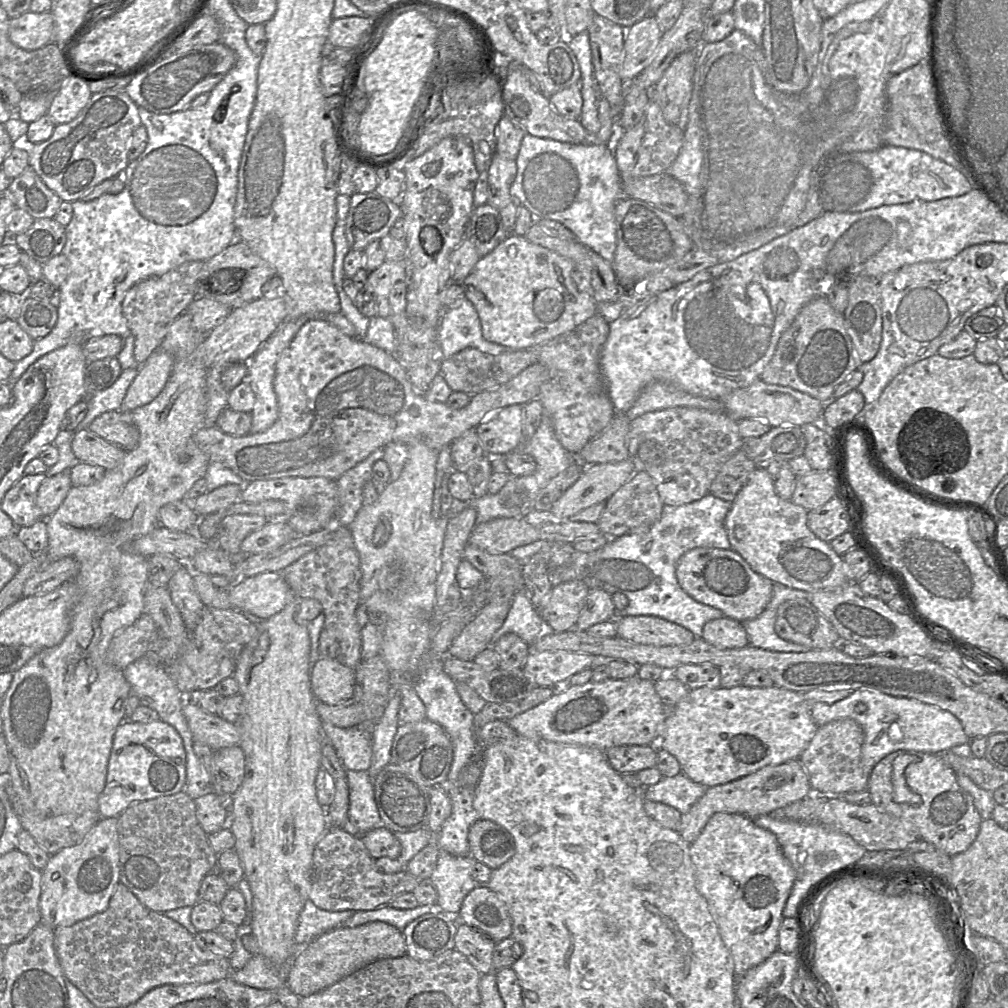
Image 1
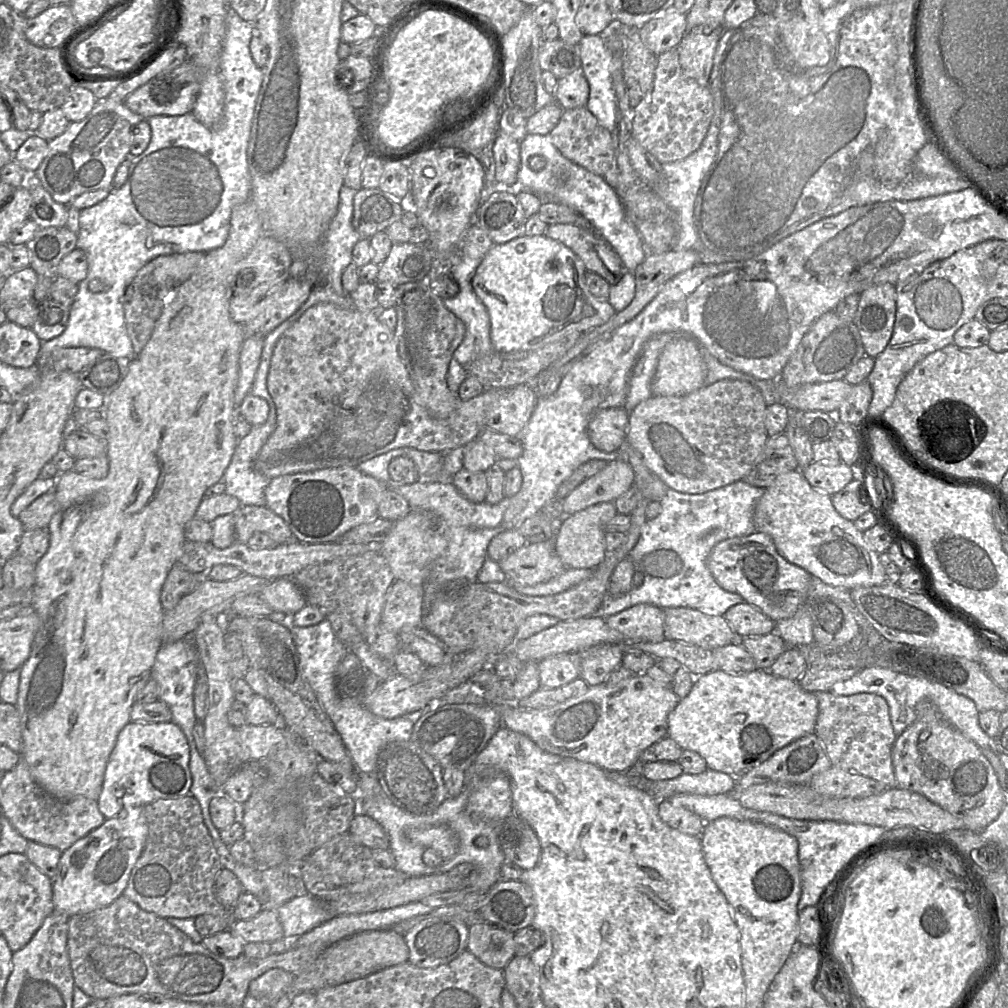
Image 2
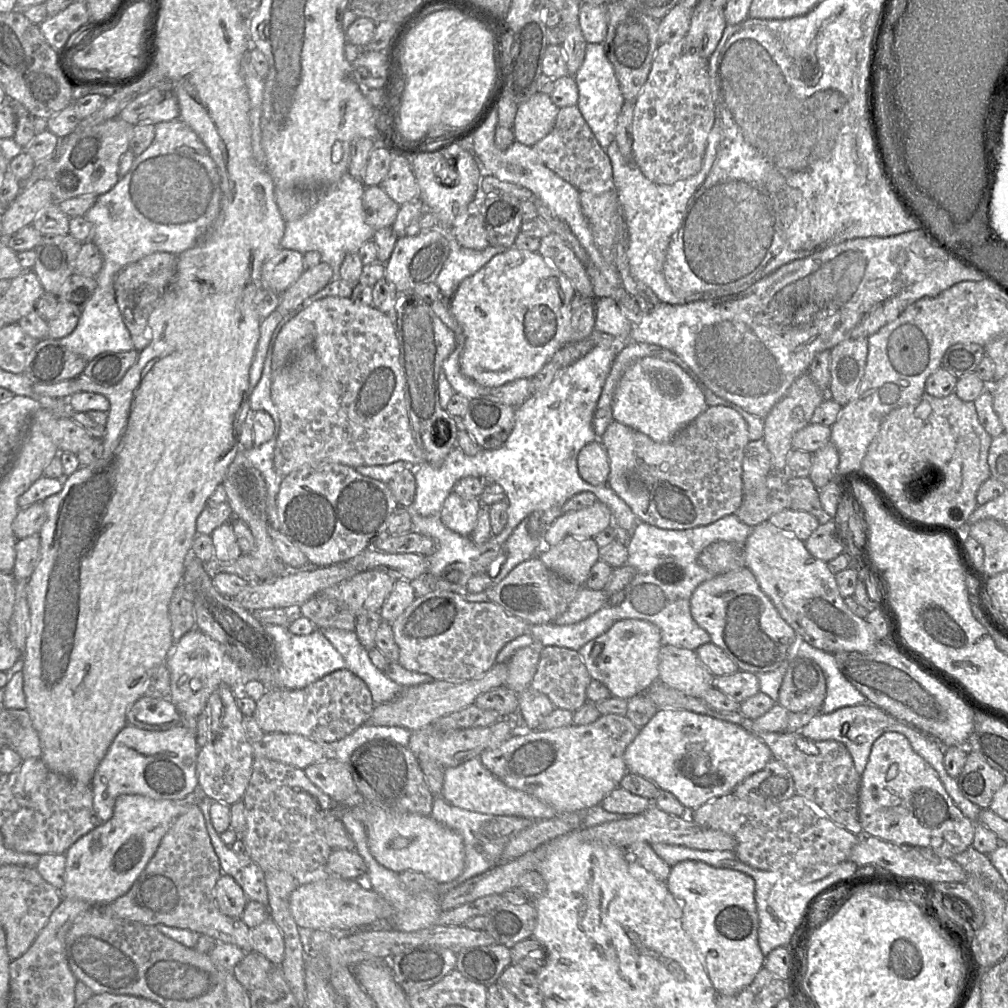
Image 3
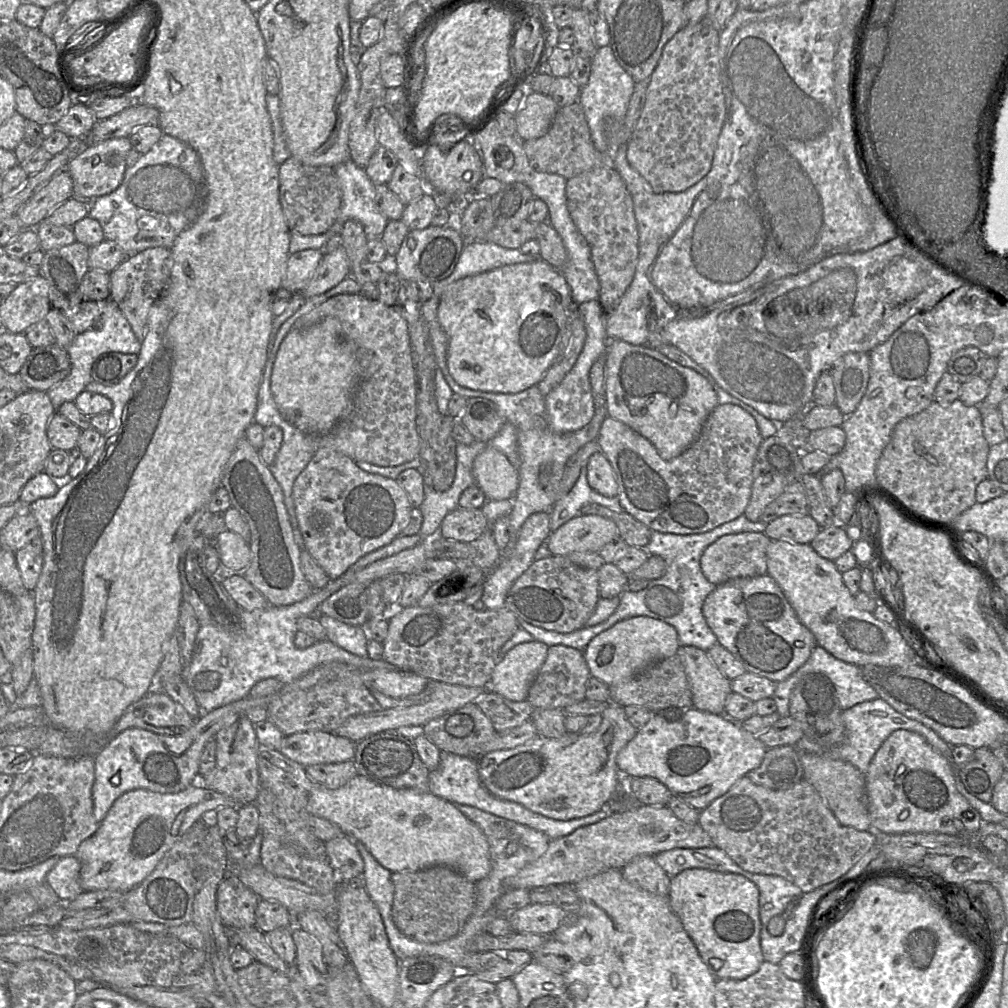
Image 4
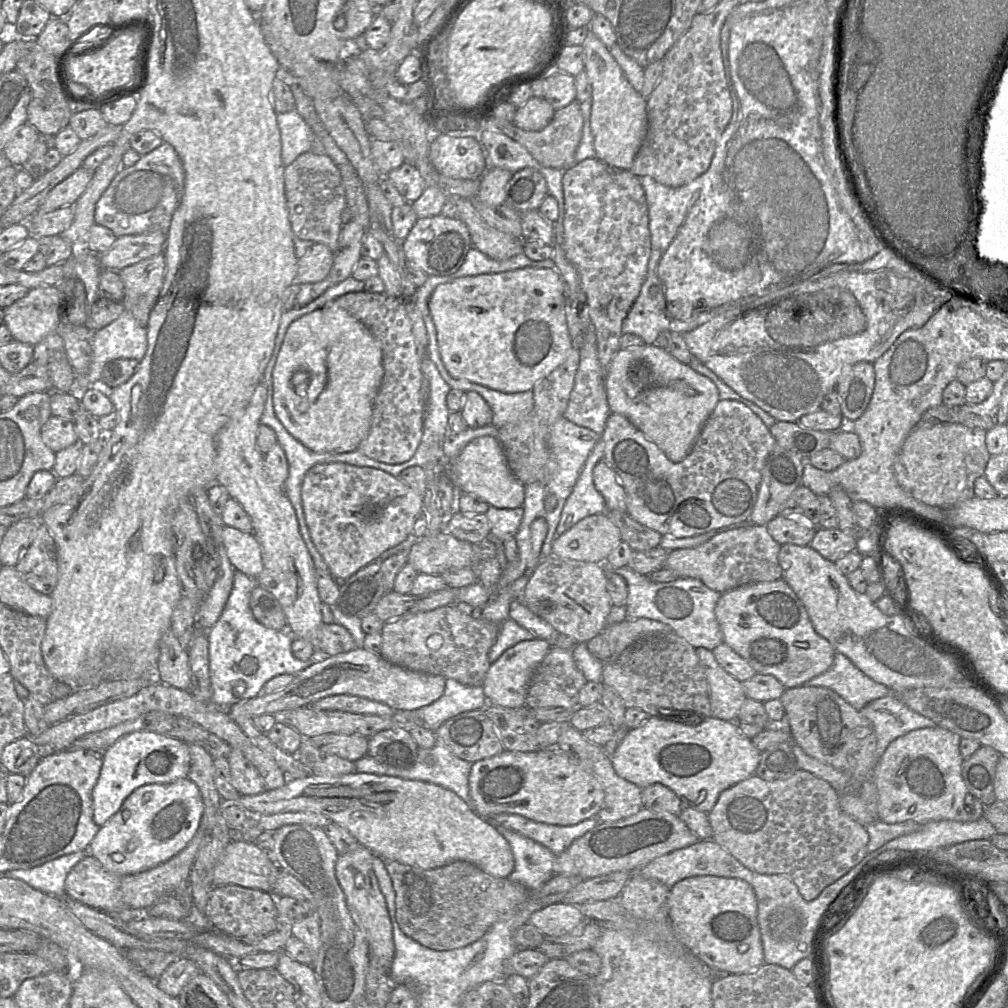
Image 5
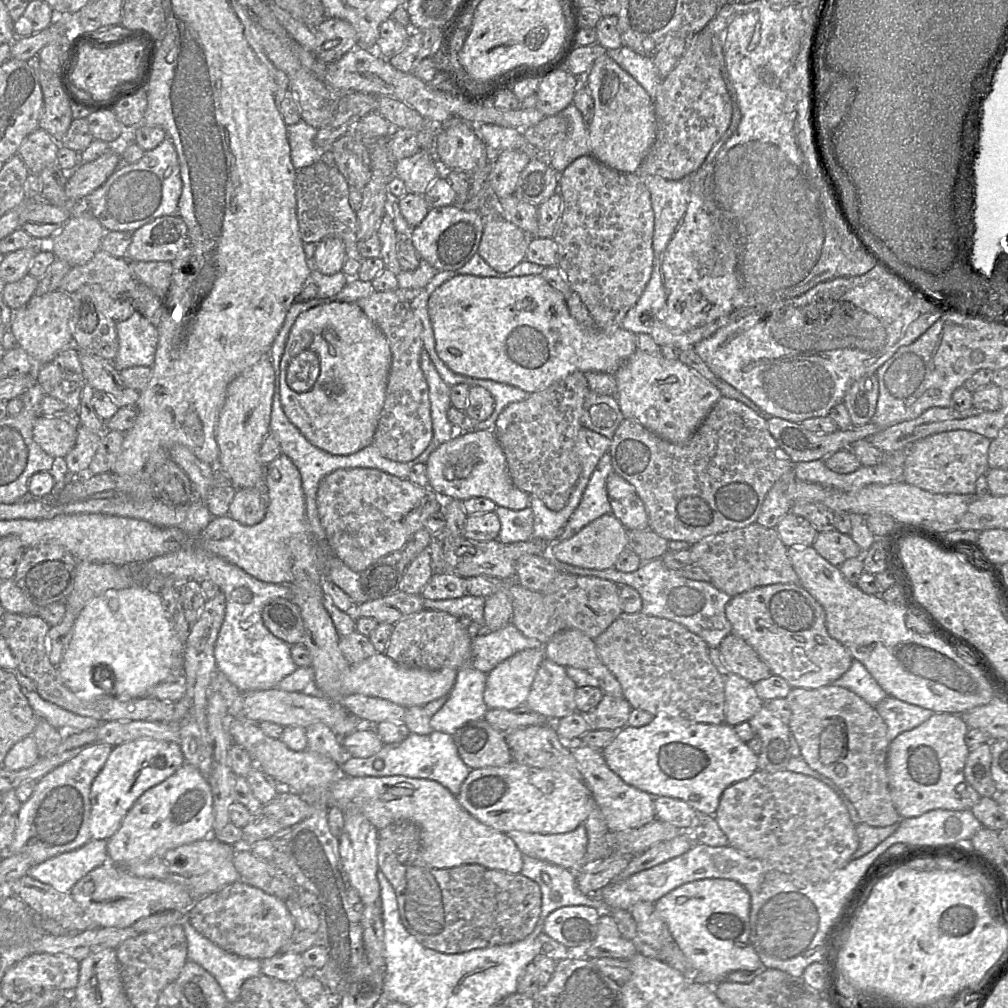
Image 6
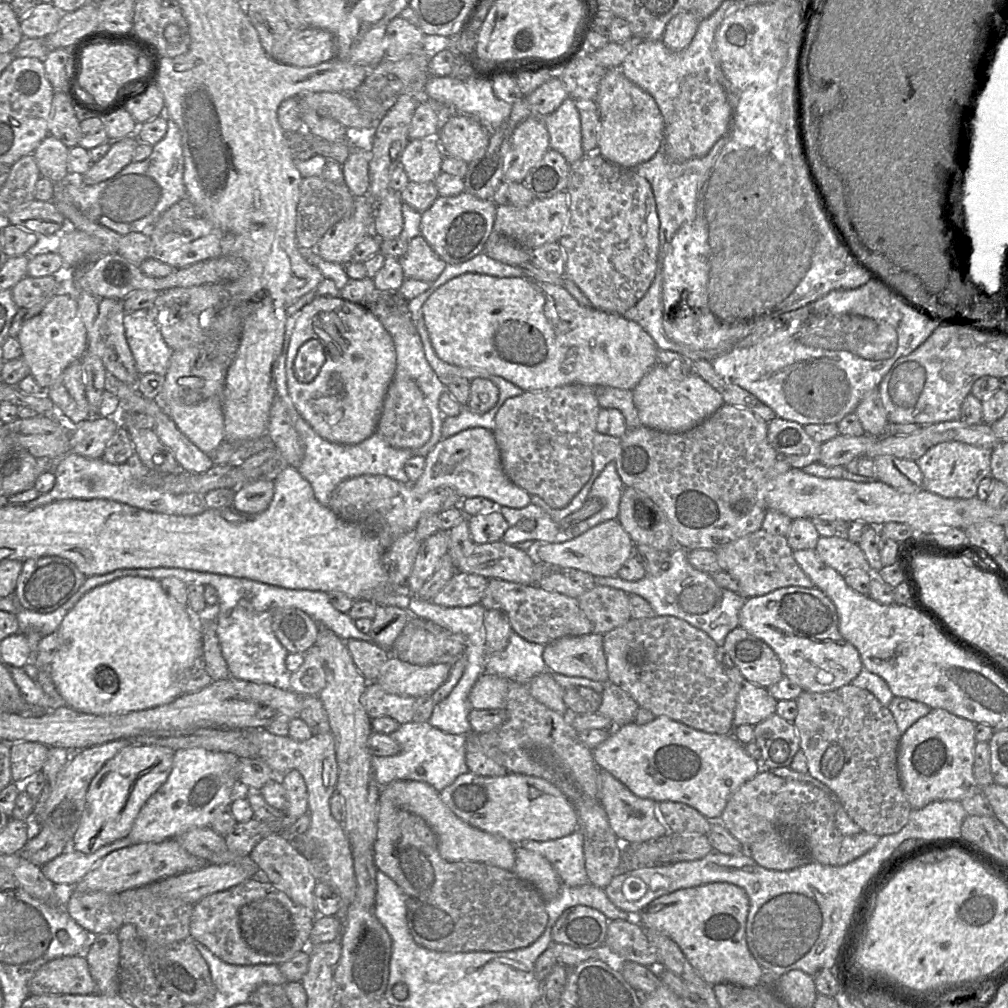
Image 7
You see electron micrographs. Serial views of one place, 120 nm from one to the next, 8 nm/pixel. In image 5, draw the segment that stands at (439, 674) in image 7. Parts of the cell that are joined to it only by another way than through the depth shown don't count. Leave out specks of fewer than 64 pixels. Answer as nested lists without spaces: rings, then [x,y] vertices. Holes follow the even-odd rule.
[[[364,648],[331,655],[294,675],[286,687],[271,693],[240,700],[225,708],[229,716],[258,716],[309,705],[327,696],[349,694],[384,703],[396,711],[410,711],[439,699],[445,690],[446,678],[396,666],[381,655]]]

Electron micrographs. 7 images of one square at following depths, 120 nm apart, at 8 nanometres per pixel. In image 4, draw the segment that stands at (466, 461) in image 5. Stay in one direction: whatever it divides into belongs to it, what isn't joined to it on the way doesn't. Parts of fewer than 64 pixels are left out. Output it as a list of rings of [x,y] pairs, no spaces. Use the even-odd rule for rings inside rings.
[[[488,447],[474,460],[472,468],[476,485],[488,499],[513,500],[519,488],[519,469],[501,451]]]

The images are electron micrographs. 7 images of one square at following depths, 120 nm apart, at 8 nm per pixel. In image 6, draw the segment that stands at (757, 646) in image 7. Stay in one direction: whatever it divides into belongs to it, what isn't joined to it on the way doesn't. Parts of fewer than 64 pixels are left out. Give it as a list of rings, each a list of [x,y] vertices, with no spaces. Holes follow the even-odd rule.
[[[730,633],[722,640],[719,649],[729,671],[751,683],[767,679],[772,675],[757,652],[734,633]]]

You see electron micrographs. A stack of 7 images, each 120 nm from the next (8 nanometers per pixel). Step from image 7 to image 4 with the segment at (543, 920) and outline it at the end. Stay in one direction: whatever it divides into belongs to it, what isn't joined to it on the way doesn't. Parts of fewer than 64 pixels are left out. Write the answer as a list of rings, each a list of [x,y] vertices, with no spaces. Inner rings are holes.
[[[435,866],[417,872],[393,872],[392,917],[407,937],[422,943],[440,943],[459,934],[474,911],[476,884],[447,866]]]

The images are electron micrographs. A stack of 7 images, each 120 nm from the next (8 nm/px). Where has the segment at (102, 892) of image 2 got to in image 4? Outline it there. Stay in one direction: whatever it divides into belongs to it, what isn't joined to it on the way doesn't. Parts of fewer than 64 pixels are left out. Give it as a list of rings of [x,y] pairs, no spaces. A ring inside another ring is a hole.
[[[192,784],[185,788],[182,791],[176,793],[159,793],[154,792],[148,789],[133,789],[127,791],[120,795],[111,806],[110,810],[108,811],[107,815],[103,818],[101,823],[99,824],[97,830],[94,832],[93,835],[88,837],[87,839],[83,840],[78,849],[75,853],[75,857],[80,862],[80,874],[79,874],[79,881],[83,891],[92,891],[92,890],[117,890],[121,892],[127,892],[138,885],[142,880],[148,876],[152,870],[155,868],[159,860],[163,857],[163,855],[171,848],[171,846],[197,821],[200,820],[203,813],[213,810],[216,811],[221,807],[229,807],[233,806],[238,808],[240,804],[236,803],[229,797],[225,796],[224,794],[217,792],[215,790],[209,789],[202,784]]]

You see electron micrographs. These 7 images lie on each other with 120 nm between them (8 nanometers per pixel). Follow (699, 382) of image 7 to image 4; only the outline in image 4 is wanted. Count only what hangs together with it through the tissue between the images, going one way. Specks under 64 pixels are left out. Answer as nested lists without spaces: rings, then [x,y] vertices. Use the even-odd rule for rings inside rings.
[[[610,339],[605,360],[607,415],[647,438],[665,460],[679,456],[697,440],[708,416],[719,405],[705,377],[649,345]]]

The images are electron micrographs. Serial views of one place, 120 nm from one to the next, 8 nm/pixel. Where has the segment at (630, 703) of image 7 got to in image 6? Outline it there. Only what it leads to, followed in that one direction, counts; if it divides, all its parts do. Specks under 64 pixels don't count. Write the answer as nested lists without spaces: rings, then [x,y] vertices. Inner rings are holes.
[[[604,694],[598,706],[584,715],[590,730],[612,730],[616,733],[624,728],[632,711],[625,697]]]

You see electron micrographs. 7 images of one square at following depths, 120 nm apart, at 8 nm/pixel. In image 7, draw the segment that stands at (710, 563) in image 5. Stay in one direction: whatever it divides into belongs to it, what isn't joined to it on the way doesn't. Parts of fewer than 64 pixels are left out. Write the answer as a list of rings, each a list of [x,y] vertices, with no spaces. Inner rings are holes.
[[[763,528],[749,533],[715,549],[718,563],[740,586],[744,598],[763,596],[788,586],[815,587],[793,556],[793,550],[785,536],[773,535]]]

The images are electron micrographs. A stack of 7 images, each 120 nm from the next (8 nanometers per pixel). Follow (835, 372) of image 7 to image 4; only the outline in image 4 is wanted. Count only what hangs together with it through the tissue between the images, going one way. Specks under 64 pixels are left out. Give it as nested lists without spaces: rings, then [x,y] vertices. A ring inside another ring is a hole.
[[[898,235],[868,251],[826,257],[801,273],[768,284],[765,292],[750,303],[721,307],[695,319],[671,319],[665,323],[665,331],[668,343],[707,370],[726,392],[767,419],[782,424],[815,405],[813,390],[823,371],[831,370],[847,353],[869,353],[910,317],[932,309],[964,283],[905,236]]]

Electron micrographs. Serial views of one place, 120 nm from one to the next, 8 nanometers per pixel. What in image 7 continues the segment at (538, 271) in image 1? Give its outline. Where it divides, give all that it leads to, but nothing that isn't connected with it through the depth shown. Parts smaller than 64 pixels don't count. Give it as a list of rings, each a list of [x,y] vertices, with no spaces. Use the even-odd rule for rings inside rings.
[[[479,273],[462,274],[439,287],[425,301],[422,312],[433,349],[441,360],[455,366],[485,369],[490,374],[511,382],[524,392],[548,390],[570,384],[585,384],[593,387],[609,386],[632,390],[643,376],[659,363],[655,341],[639,324],[627,320],[623,315],[581,306],[563,285],[544,283],[531,277],[494,277]]]

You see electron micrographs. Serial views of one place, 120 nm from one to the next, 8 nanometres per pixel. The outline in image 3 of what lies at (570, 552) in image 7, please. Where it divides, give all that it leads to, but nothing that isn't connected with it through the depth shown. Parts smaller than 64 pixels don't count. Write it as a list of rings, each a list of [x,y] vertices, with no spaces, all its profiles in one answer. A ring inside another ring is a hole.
[[[598,501],[584,509],[560,515],[547,527],[543,535],[543,545],[557,545],[567,536],[594,539],[612,524],[613,515],[610,508]]]

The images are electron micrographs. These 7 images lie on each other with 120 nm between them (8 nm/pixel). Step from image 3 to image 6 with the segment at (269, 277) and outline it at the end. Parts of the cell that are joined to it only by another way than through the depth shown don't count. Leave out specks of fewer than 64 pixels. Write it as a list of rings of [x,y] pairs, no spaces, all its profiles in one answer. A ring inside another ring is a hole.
[[[327,236],[316,244],[314,268],[324,275],[333,275],[342,271],[346,251],[342,240]]]

